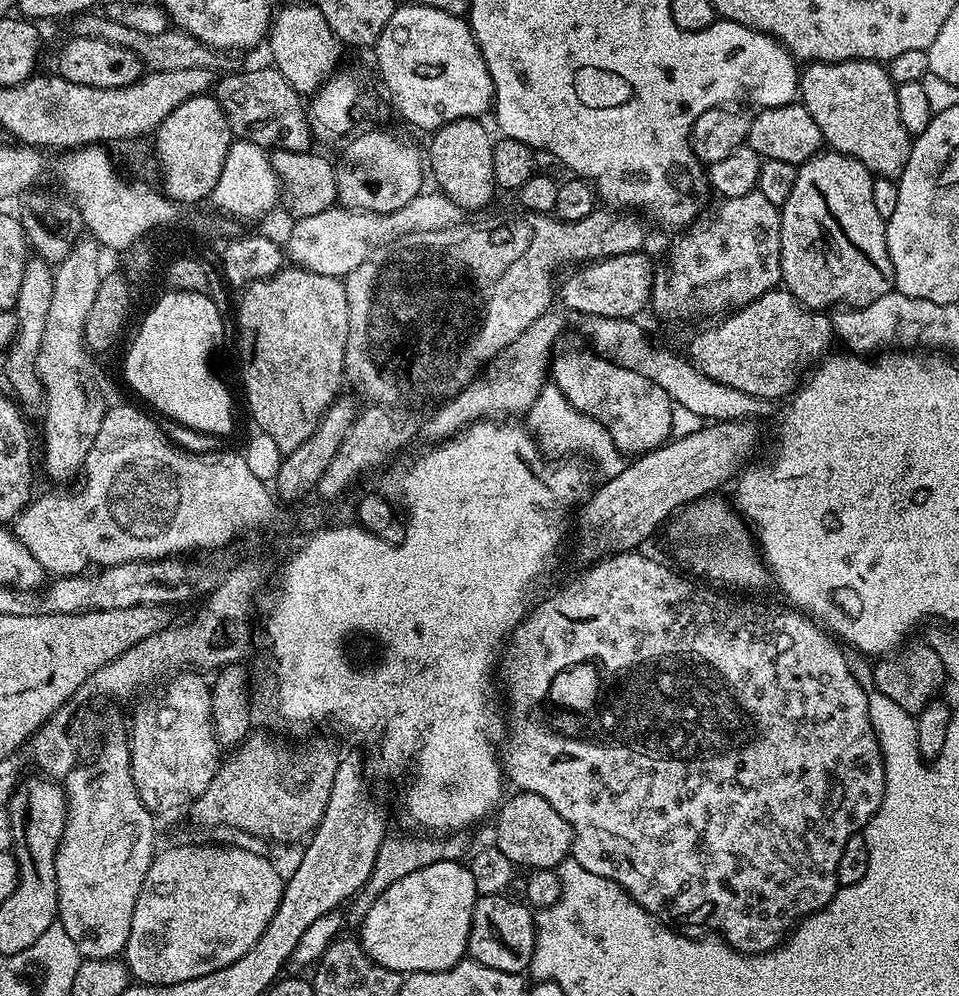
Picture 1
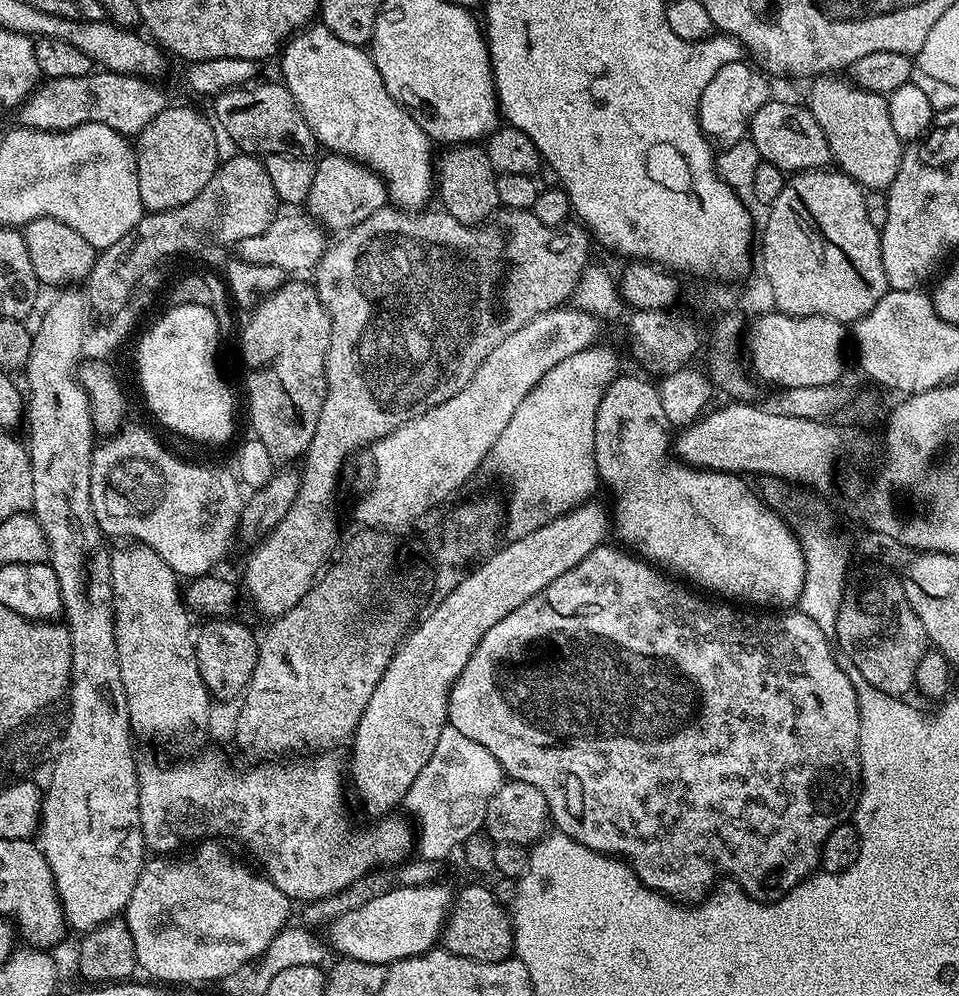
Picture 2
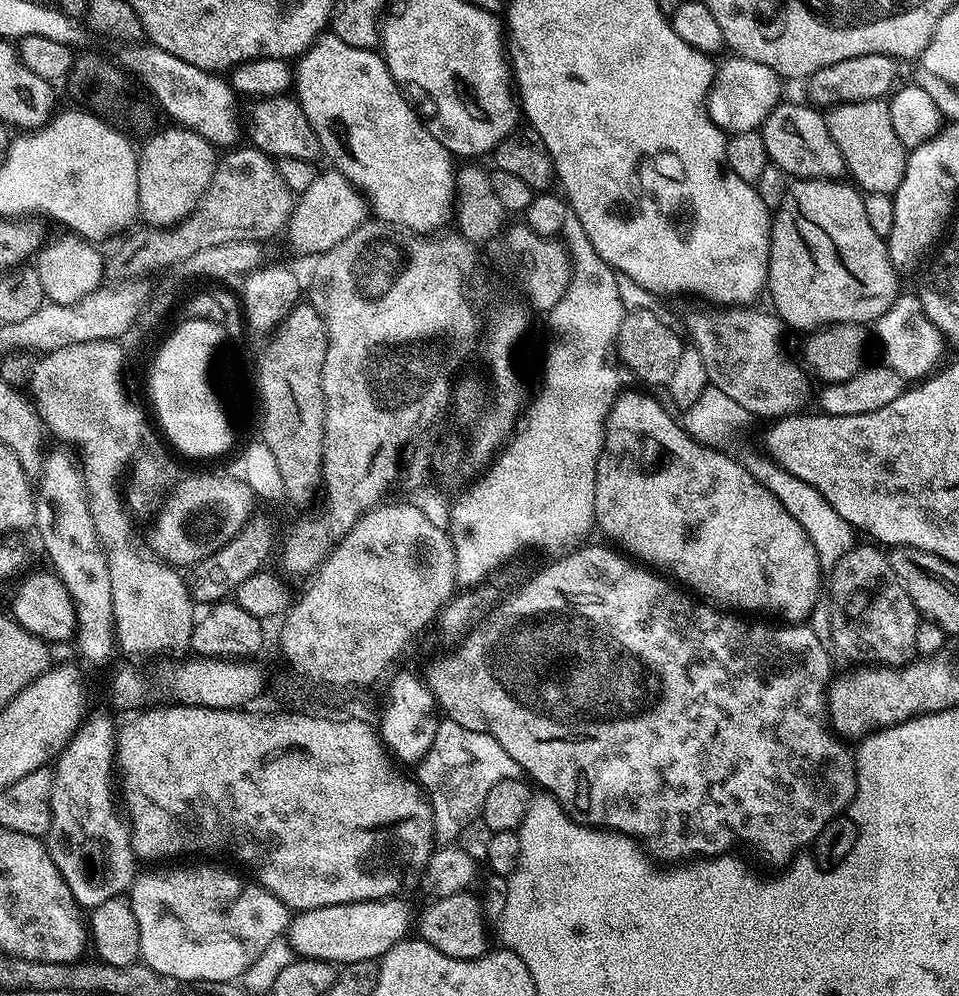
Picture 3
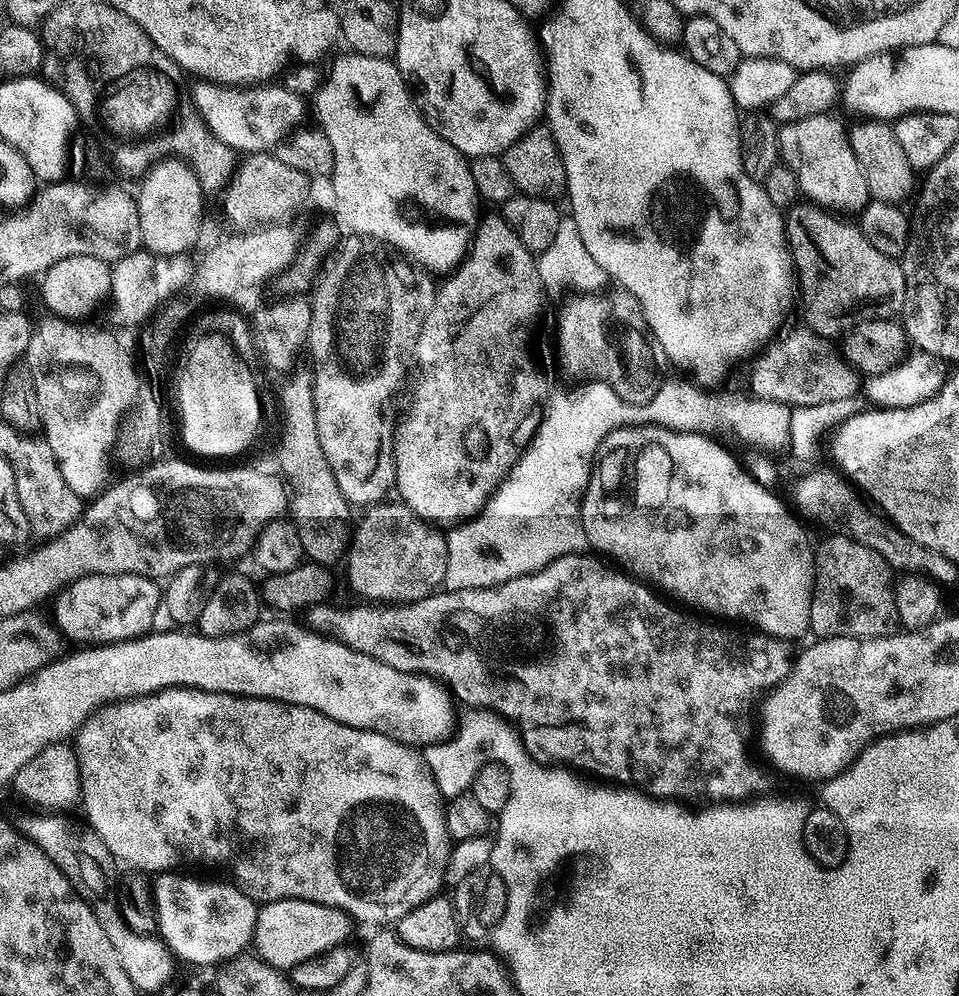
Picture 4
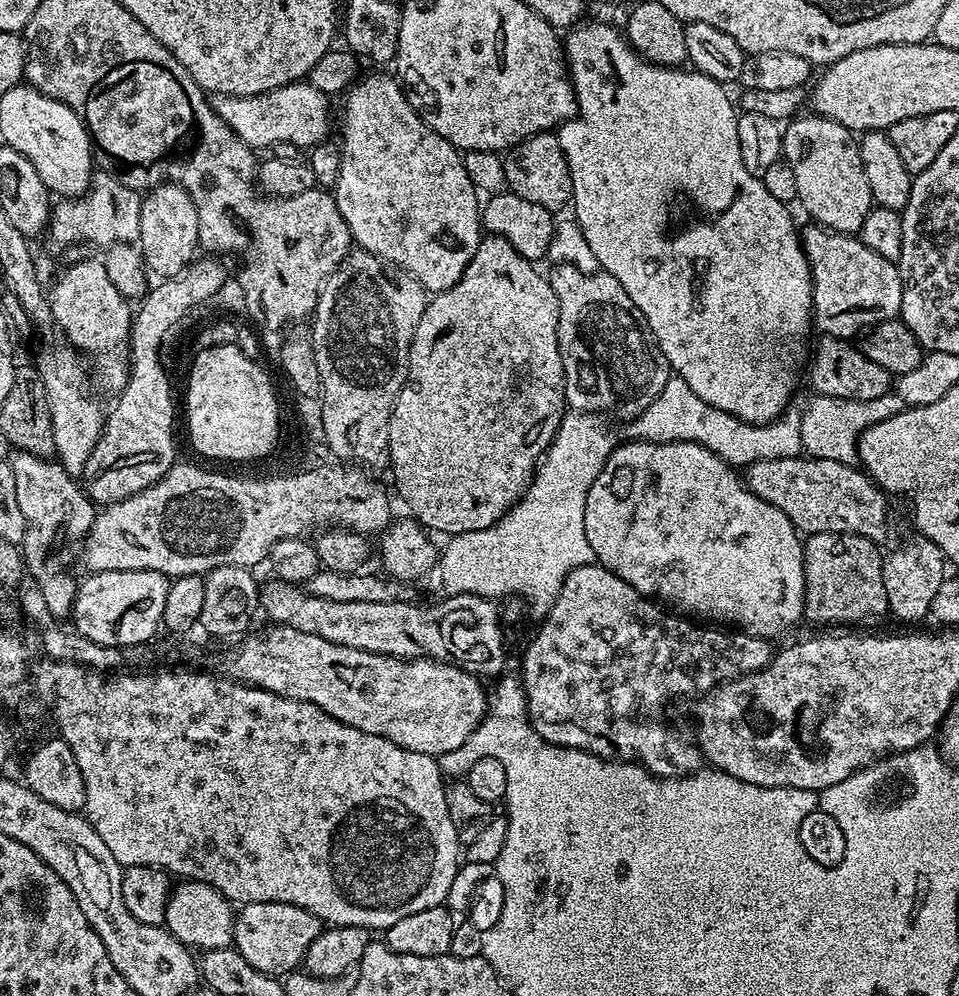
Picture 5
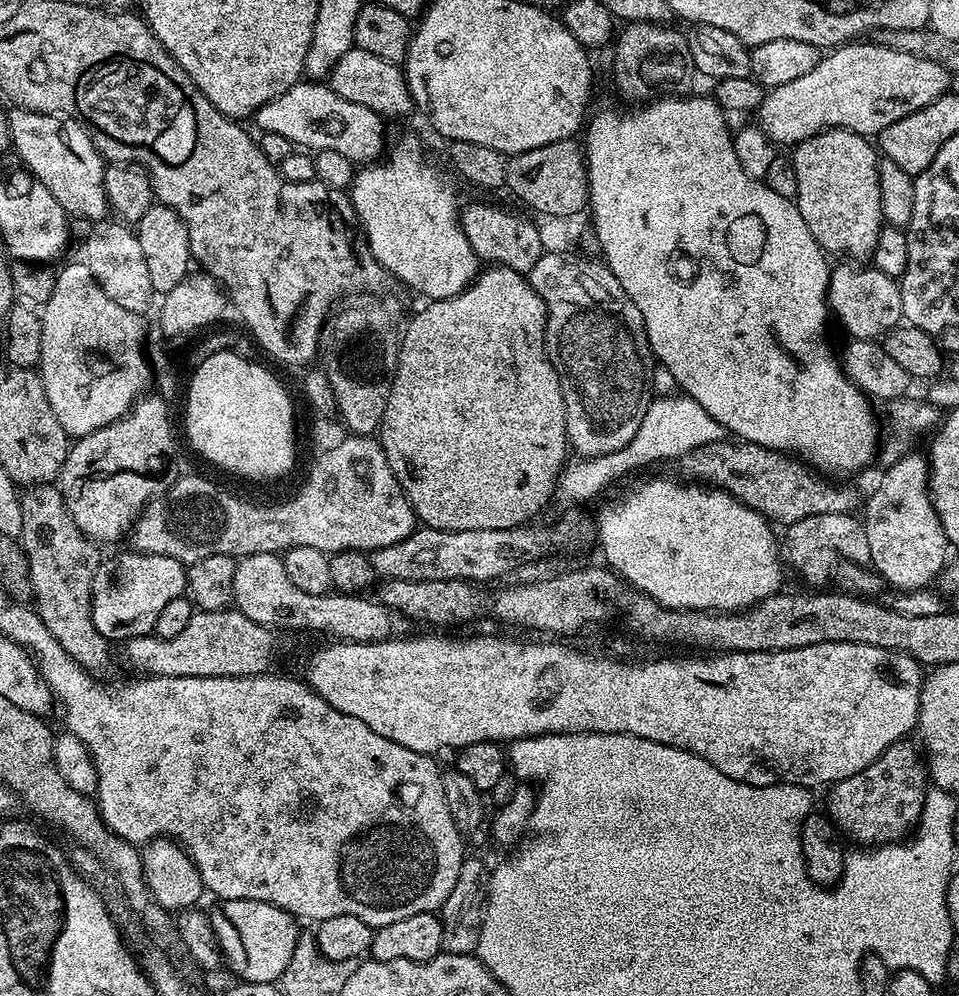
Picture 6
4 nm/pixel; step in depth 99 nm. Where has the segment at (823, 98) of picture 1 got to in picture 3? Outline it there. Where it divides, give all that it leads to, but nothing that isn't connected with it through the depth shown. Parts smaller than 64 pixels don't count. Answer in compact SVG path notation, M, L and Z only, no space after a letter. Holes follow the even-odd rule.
M888 100L837 104L827 109L826 119L830 138L834 138L834 146L838 146L847 175L853 176L855 187L864 194L895 194L898 186L902 186L902 174L906 174L909 149L898 142L898 134L894 134L894 126L890 126Z

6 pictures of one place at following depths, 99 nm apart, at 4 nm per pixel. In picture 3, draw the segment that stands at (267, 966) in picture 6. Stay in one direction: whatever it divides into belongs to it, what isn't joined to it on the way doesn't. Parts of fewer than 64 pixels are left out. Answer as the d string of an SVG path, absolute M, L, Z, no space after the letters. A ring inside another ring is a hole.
M403 899L367 900L353 904L335 904L296 912L286 929L286 941L297 957L309 960L329 960L343 966L376 960L388 952L408 932L408 908Z

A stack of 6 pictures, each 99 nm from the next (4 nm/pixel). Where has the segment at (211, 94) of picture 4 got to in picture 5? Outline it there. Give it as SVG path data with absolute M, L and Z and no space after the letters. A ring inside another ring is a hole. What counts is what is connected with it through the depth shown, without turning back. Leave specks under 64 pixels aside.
M297 82L253 96L211 97L212 108L254 150L270 150L276 143L292 143L298 150L310 150L329 139L332 112L328 109L330 98L313 84Z

